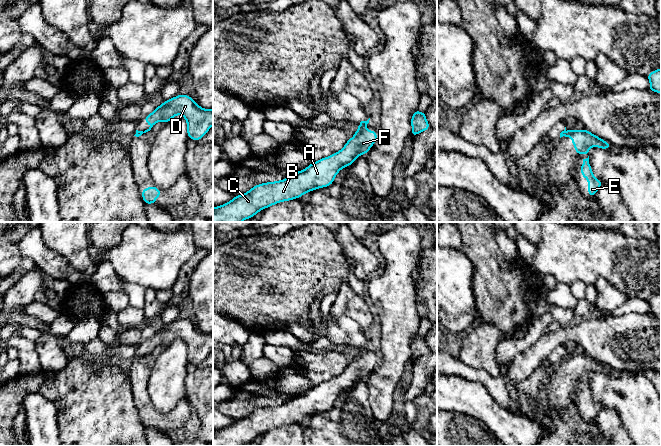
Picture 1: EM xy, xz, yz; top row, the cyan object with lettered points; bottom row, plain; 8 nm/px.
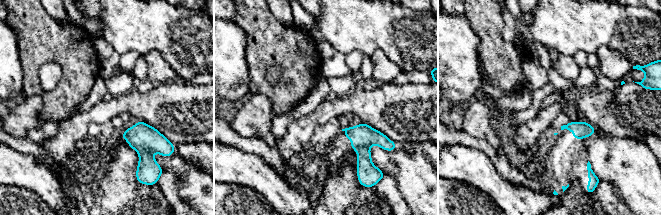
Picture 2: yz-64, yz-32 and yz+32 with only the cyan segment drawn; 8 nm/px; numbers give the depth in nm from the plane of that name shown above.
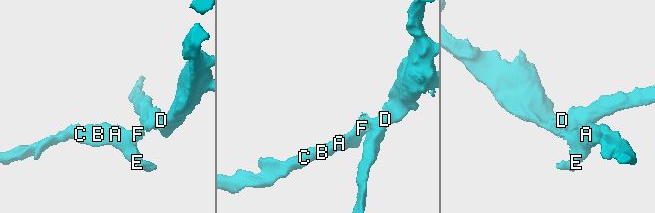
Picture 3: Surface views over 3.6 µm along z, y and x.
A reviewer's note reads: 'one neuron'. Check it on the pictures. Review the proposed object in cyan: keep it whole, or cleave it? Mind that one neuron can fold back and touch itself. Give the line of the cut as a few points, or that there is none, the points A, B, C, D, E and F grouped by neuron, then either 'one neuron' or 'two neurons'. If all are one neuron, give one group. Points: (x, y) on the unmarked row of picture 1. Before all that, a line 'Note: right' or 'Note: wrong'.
Note: wrong
xz (359, 348), (365, 349) | A B C E F / D | two neurons

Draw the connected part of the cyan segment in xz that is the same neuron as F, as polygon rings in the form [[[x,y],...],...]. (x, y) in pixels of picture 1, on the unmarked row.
[[[359,349],[355,359],[340,375],[311,387],[286,403],[258,408],[245,418],[214,431],[213,446],[242,446],[269,430],[328,411],[341,393],[353,388],[361,378],[367,378],[377,364],[375,354],[368,355],[366,349]]]

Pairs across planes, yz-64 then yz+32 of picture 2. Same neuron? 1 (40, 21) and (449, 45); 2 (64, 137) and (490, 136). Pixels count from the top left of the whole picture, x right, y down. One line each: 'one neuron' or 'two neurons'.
1: two neurons
2: two neurons

